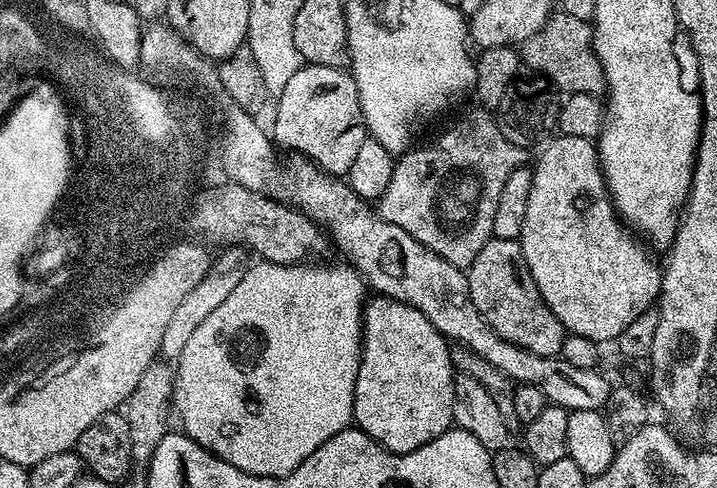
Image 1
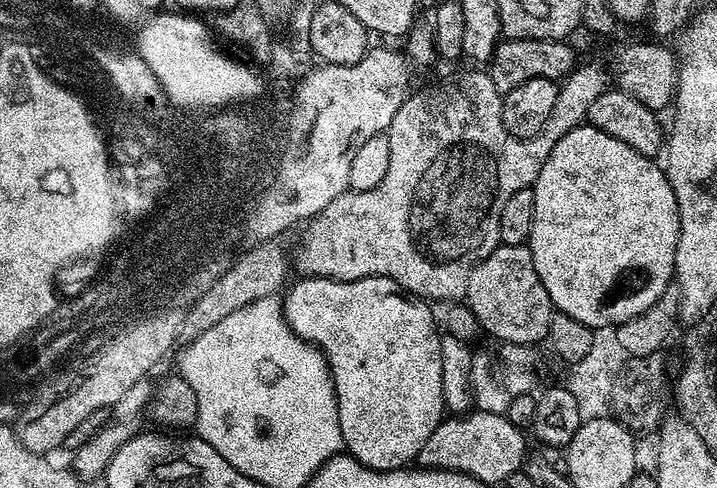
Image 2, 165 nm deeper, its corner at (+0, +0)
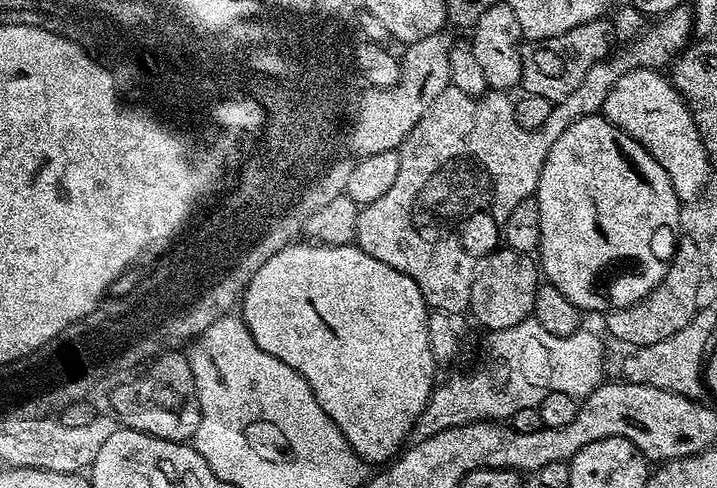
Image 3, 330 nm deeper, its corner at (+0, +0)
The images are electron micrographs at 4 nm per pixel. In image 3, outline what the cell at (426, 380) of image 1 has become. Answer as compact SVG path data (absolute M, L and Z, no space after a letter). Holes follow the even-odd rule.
M289 243L280 252L269 258L266 264L262 266L262 270L258 270L258 274L254 274L250 278L248 287L242 293L242 304L244 302L242 319L245 326L250 330L254 342L258 342L258 346L262 350L266 350L266 354L286 362L295 372L302 374L302 378L306 378L314 398L322 406L322 410L326 410L328 417L342 430L342 434L348 439L348 445L356 451L356 455L361 456L365 462L372 466L387 465L405 447L406 441L409 439L407 436L411 437L413 435L416 419L422 414L424 407L428 405L434 381L437 379L435 376L438 372L438 366L434 362L430 350L430 334L426 334L426 322L430 309L422 298L418 286L409 276L394 270L386 262L378 262L378 258L370 258L370 254L366 254L356 247L355 243L307 243Z

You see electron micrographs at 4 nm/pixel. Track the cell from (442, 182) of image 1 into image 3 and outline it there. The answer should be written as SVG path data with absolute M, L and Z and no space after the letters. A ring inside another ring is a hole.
M681 4L668 11L636 39L627 41L621 52L613 51L607 58L590 66L590 70L586 70L586 78L582 78L582 82L578 82L566 98L553 103L550 118L546 118L538 130L522 130L522 126L518 126L512 113L513 97L503 91L489 90L483 96L471 96L449 86L445 92L438 94L436 101L426 109L423 118L400 145L398 179L394 186L390 186L378 202L361 207L356 223L356 247L370 254L370 258L378 258L378 262L386 262L394 270L409 276L418 286L429 309L467 313L472 303L476 269L484 257L501 247L510 210L514 210L518 202L535 197L538 178L542 174L546 154L550 154L550 146L554 146L554 142L558 142L559 136L566 134L574 122L597 115L604 107L610 86L614 86L622 74L630 74L630 70L635 68L660 70L667 67L664 65L670 64L688 46L693 34L693 11L689 5Z

